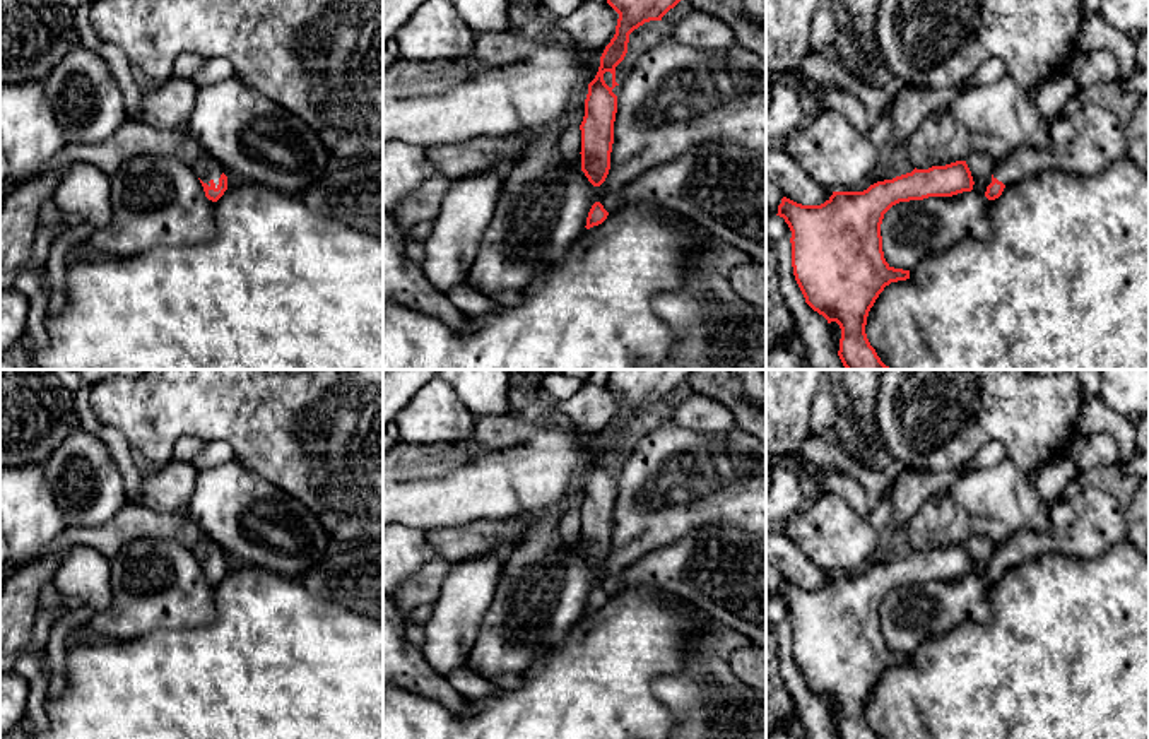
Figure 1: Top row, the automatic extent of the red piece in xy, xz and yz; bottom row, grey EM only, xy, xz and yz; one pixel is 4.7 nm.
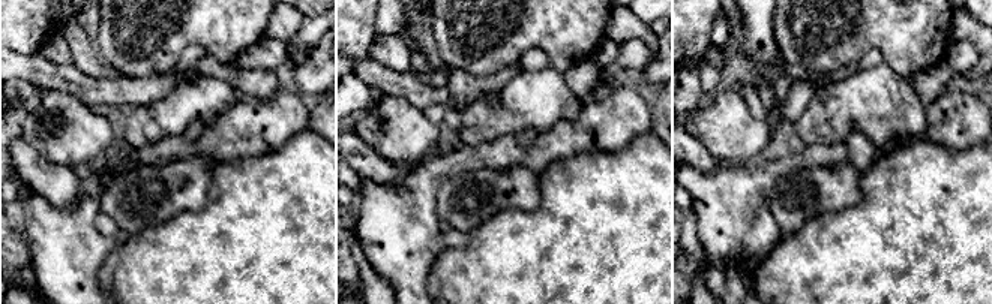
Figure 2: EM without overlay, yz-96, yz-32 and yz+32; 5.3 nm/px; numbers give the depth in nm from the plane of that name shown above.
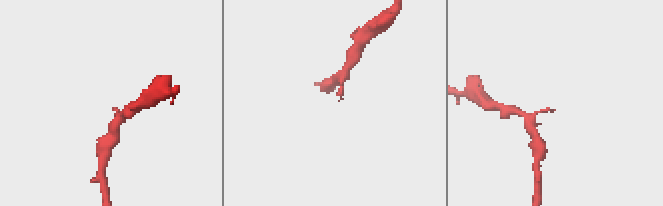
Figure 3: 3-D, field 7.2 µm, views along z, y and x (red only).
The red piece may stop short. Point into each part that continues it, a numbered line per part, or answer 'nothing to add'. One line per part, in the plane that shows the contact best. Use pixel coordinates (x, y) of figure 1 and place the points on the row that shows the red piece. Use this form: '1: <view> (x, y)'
1: xy (206, 168)

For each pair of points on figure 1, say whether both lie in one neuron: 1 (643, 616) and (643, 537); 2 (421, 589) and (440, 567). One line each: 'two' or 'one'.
1: two
2: one

